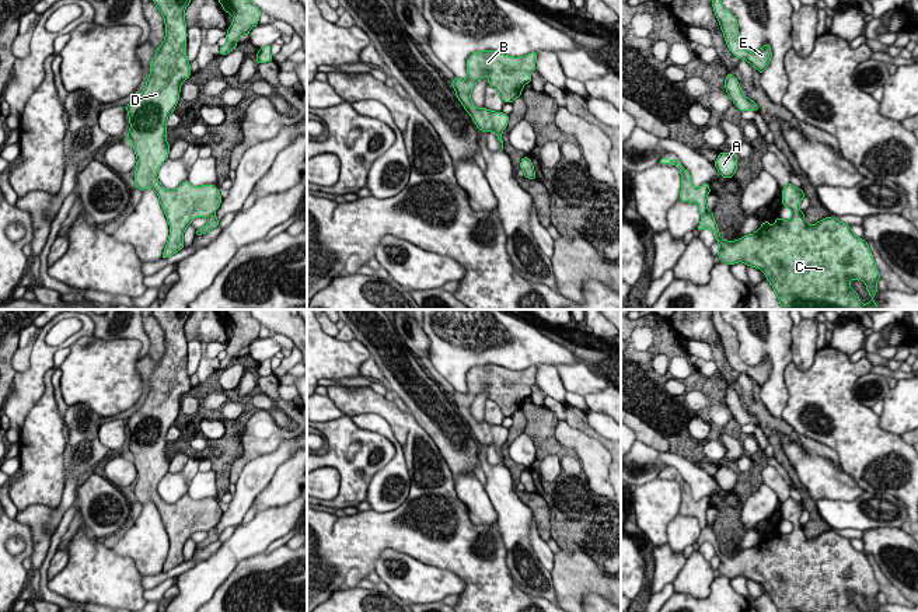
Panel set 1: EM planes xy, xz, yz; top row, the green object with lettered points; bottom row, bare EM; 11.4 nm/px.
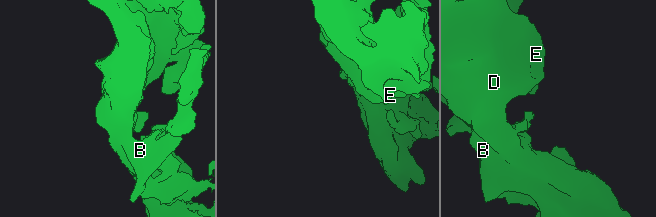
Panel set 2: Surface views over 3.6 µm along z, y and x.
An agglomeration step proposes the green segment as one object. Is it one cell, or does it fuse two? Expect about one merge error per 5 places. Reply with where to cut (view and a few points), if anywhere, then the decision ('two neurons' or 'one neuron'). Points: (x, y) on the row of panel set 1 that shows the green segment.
no cut; one neuron

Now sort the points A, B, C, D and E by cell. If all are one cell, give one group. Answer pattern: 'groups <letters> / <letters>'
groups A B C D E

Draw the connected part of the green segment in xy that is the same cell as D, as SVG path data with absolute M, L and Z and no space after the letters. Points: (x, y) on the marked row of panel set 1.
M153 0L165 22L165 38L157 48L157 52L150 62L150 76L142 94L132 99L126 106L130 129L126 137L136 153L137 164L135 172L135 185L140 190L153 188L160 199L161 207L170 224L168 242L163 252L163 259L170 258L175 252L184 249L184 231L196 217L207 217L207 224L196 230L196 235L206 234L214 227L219 227L219 220L214 211L219 209L223 197L214 185L192 186L186 179L177 189L165 189L157 172L163 162L168 158L170 144L167 143L167 119L174 112L179 101L181 84L191 76L191 64L186 57L186 24L185 8L191 0Z

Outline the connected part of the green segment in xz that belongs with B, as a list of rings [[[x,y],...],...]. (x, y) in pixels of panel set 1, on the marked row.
[[[481,50],[474,52],[467,59],[467,73],[468,78],[461,80],[458,77],[454,77],[451,85],[457,94],[458,101],[463,104],[465,111],[470,113],[472,120],[477,123],[478,130],[482,132],[495,132],[499,141],[502,143],[503,150],[503,140],[502,140],[502,132],[506,129],[509,122],[509,115],[503,112],[495,112],[489,111],[486,108],[477,108],[471,101],[471,91],[478,80],[481,80],[484,76],[488,77],[488,83],[491,87],[496,88],[500,94],[503,102],[513,102],[517,97],[521,95],[523,87],[531,81],[531,71],[535,71],[535,62],[537,62],[537,52],[531,52],[521,57],[513,57],[507,56],[505,53],[496,52],[496,50]]]

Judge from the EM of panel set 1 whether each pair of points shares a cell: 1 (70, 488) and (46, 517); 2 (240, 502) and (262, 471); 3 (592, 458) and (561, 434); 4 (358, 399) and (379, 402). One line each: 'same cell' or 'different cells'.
1: same cell
2: same cell
3: same cell
4: same cell

